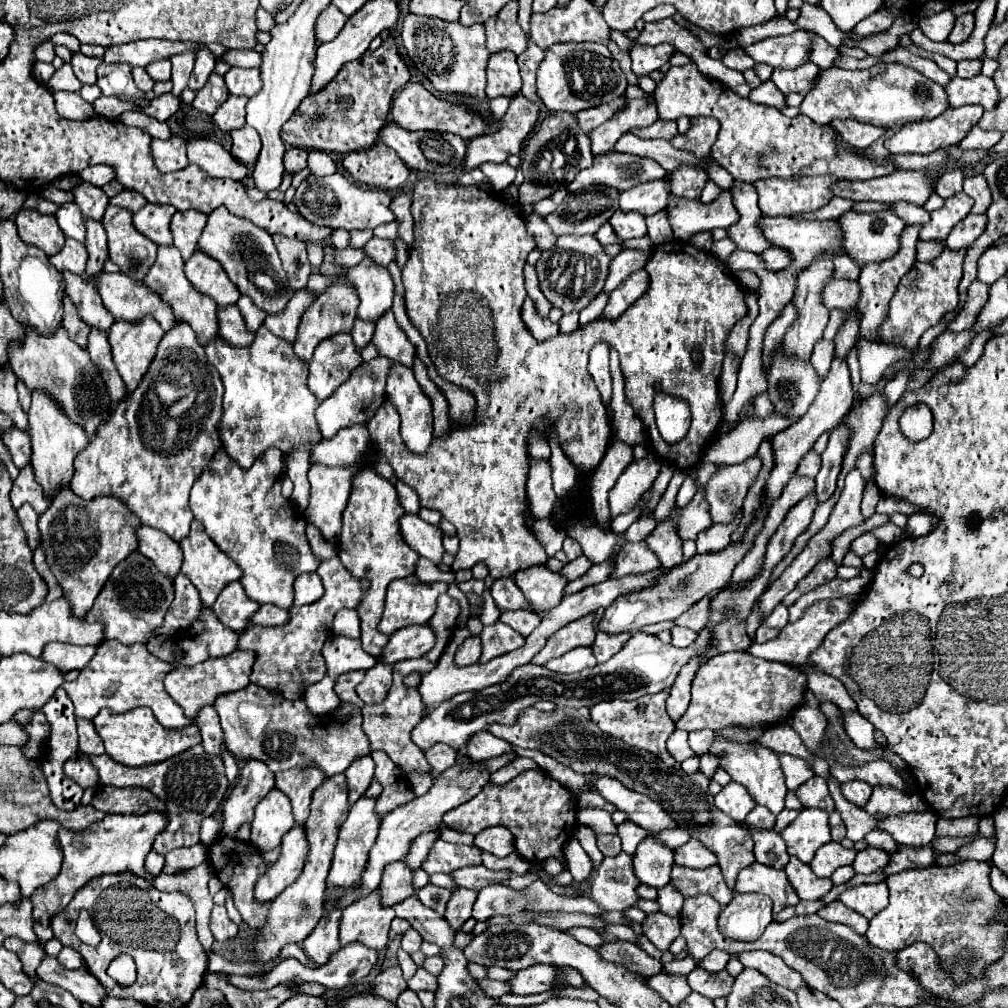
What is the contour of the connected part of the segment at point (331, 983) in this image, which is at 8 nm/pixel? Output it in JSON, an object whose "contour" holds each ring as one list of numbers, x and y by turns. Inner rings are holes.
{"contour":[[351,942,347,946,341,946,337,952,333,952,331,958,327,960,327,964,323,964,321,968,309,968,309,966,303,966,301,962,297,962,295,958,287,958,281,964,277,964,273,972,269,972,269,974,265,974,261,978,259,976,253,978,253,976,231,975,229,976,229,982,242,990,256,991,271,988,277,982,279,984,287,982,289,978,297,978,299,982,317,982,317,984,323,984,323,986,327,986,331,990,339,990,339,988,343,988,347,984,355,984,363,976,367,976,375,962,377,962,377,952,375,950,371,950,371,948,367,948,367,946,359,944,359,942]]}

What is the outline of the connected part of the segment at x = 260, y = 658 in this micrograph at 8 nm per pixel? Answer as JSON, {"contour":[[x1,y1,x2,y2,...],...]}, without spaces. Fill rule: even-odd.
{"contour":[[335,556,333,560,322,562,317,574,323,578,325,594,313,604,307,606,293,606,289,610,291,618,283,626,249,626,241,638,237,648,257,652,257,662,253,664,251,682,263,686,267,690,277,690,285,700,299,700,309,684,315,684,325,676,325,660,321,648,331,634,331,622,337,610,341,608,355,608,365,594,367,584,355,580,341,560]]}

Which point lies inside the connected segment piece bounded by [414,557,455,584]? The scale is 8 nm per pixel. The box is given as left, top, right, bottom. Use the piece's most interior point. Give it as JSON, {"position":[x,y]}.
{"position":[426,571]}

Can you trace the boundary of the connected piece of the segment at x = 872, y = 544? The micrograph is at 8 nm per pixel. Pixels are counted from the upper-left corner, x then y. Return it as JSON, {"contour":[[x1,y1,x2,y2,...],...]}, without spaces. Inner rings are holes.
{"contour":[[867,532,867,534,861,534,859,538,855,538,855,540,851,542,849,552,855,552,859,558,863,558,865,554,877,550,877,546,879,546,879,540,877,540,873,534]]}

